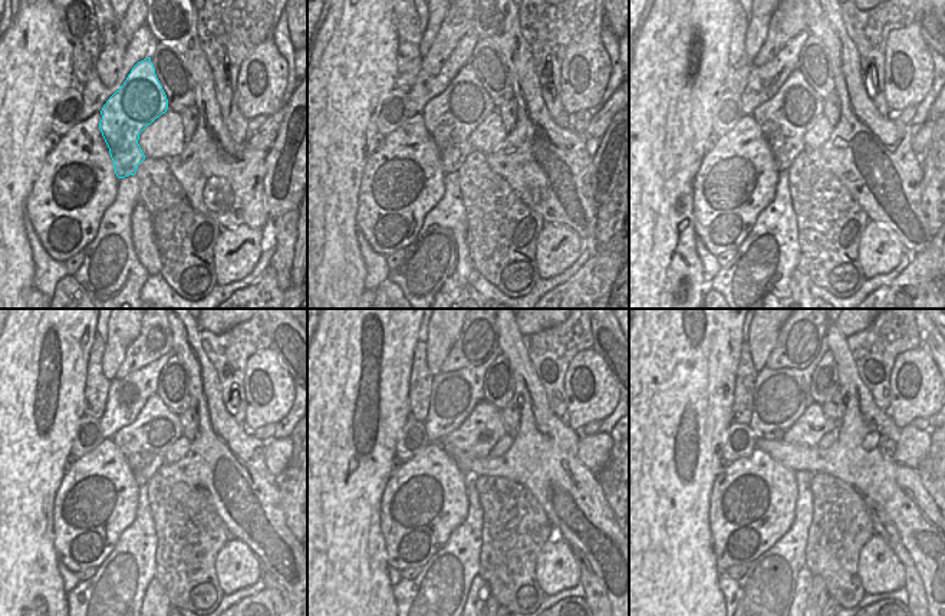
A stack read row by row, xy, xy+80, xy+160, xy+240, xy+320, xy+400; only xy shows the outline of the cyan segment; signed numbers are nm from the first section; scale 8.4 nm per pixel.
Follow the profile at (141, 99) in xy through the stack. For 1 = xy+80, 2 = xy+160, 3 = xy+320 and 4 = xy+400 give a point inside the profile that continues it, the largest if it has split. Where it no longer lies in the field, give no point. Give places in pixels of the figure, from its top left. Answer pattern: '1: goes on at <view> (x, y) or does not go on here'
1: goes on at xy+80 (450, 118)
2: goes on at xy+160 (784, 119)
3: goes on at xy+320 (483, 428)
4: goes on at xy+400 (813, 424)

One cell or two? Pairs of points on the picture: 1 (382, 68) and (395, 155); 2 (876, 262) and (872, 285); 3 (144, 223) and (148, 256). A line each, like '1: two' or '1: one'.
1: two
2: two
3: one

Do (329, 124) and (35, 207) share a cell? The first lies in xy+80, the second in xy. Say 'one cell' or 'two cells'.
two cells

